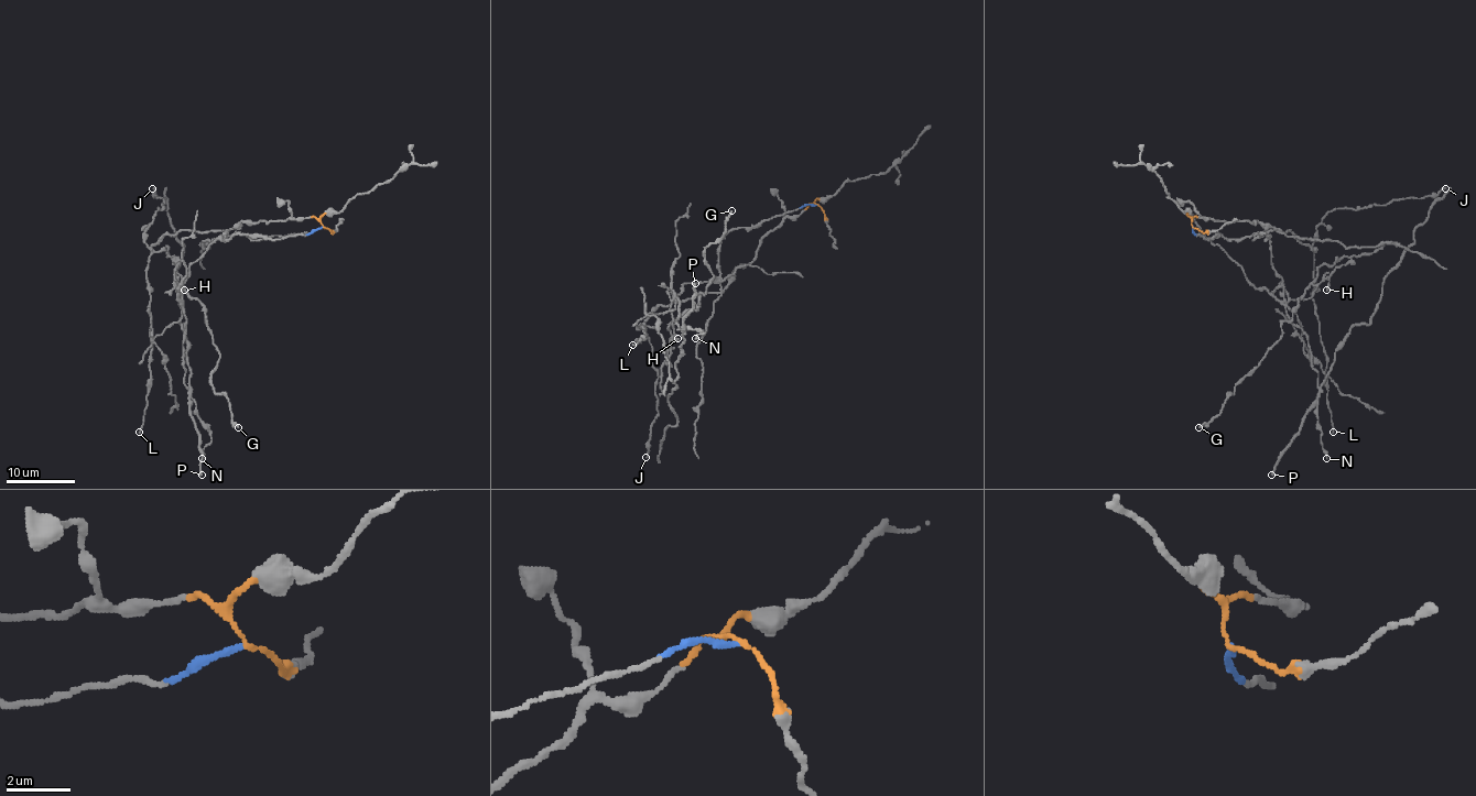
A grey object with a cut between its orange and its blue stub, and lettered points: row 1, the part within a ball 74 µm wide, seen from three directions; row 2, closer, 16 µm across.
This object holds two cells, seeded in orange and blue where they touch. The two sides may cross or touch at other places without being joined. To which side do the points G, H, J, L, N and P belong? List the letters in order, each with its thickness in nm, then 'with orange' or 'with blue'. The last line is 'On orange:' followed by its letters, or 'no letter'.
G: 160 nm thick; with blue
H: 280 nm thick; with blue
J: 190 nm thick; with orange
L: 140 nm thick; with orange
N: 170 nm thick; with blue
P: 240 nm thick; with blue
On orange: J, L

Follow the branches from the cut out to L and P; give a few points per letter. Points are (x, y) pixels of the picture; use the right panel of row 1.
L: (1193, 227), (1193, 217), (1258, 221), (1294, 233), (1310, 248), (1312, 301), (1327, 362), (1332, 433)
P: (1193, 227), (1205, 239), (1263, 232), (1288, 318), (1306, 337), (1319, 374), (1319, 402), (1272, 476)

